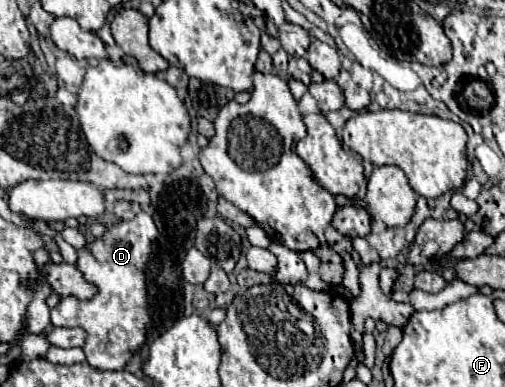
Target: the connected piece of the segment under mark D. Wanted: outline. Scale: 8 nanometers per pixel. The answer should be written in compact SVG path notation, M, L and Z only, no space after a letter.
M139 212L131 222L117 222L103 238L97 238L95 242L89 242L85 250L79 250L77 268L99 288L99 294L87 302L81 302L73 296L63 298L51 310L51 324L55 328L81 326L87 330L83 352L87 356L87 364L95 370L123 370L131 352L145 342L149 314L143 266L149 260L158 234L153 218L145 212Z

